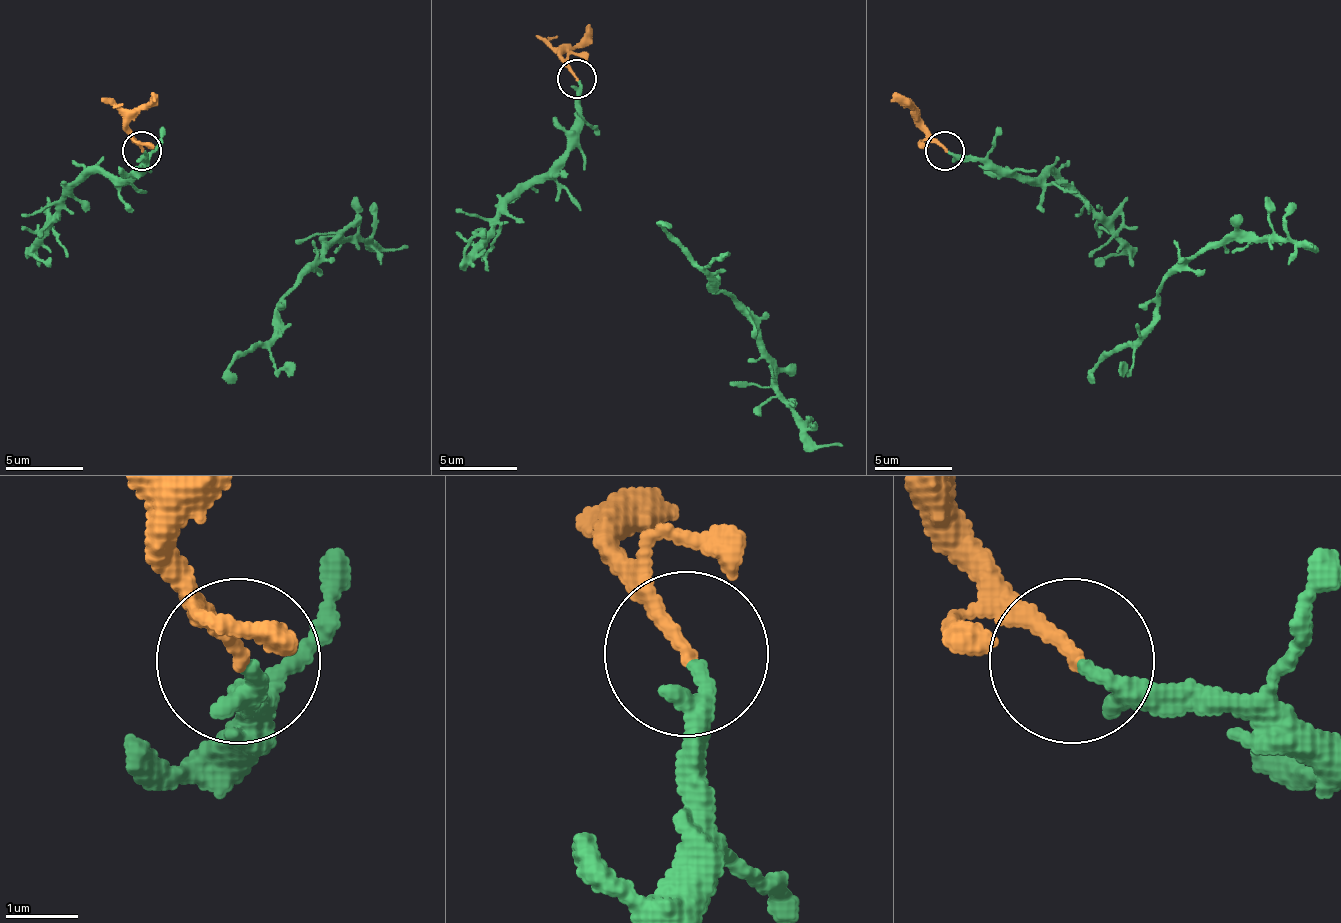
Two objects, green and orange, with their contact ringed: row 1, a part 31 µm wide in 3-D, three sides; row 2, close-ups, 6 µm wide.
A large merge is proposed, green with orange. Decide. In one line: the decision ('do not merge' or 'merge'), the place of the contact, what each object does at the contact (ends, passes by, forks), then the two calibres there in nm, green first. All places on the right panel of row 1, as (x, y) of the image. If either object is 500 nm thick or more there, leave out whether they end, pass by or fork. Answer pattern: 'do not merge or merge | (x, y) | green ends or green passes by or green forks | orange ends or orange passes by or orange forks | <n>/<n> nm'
merge | (945, 150) | green ends | orange ends | 240/200 nm

